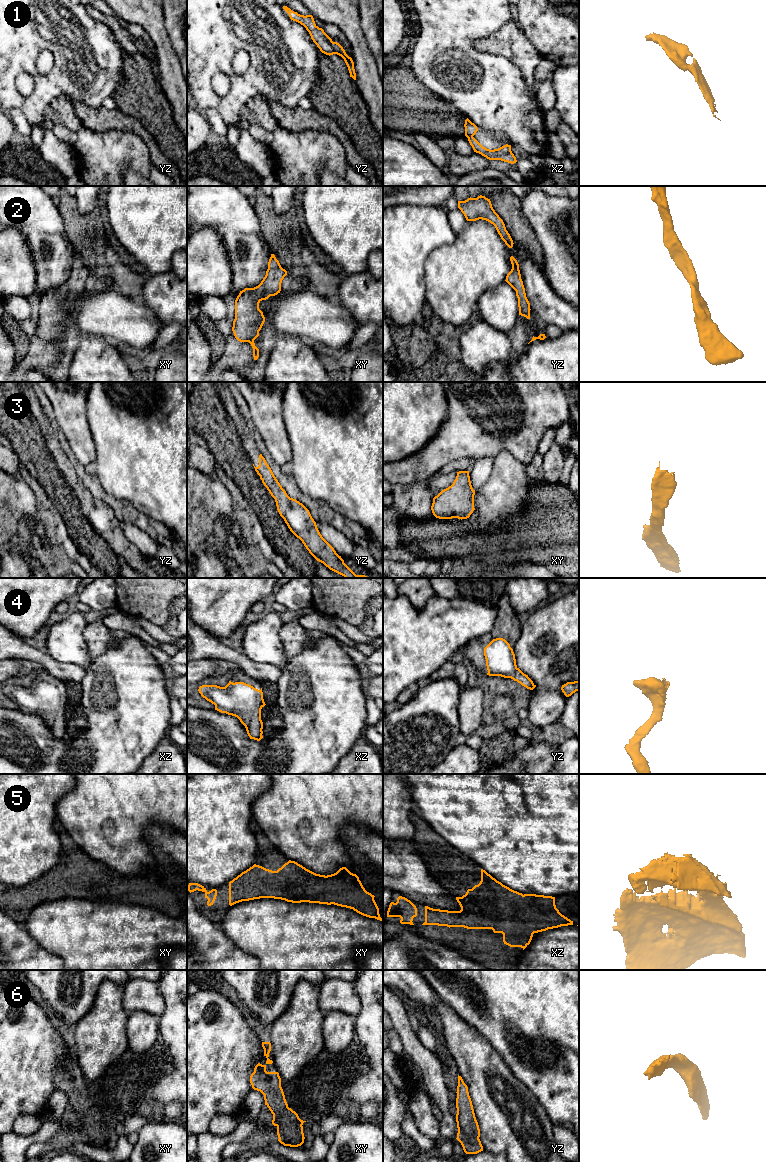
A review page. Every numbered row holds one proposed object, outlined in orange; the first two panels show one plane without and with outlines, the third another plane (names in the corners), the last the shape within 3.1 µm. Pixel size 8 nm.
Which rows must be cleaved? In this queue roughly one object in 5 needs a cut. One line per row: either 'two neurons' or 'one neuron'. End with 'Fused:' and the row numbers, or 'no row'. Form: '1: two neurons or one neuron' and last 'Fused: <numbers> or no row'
1: one neuron
2: one neuron
3: one neuron
4: one neuron
5: one neuron
6: one neuron
Fused: no row

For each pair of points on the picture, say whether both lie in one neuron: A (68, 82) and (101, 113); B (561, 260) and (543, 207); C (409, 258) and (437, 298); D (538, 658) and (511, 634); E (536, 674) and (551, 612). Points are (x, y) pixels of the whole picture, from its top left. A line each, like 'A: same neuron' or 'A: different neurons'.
A: different neurons
B: same neuron
C: different neurons
D: different neurons
E: same neuron

